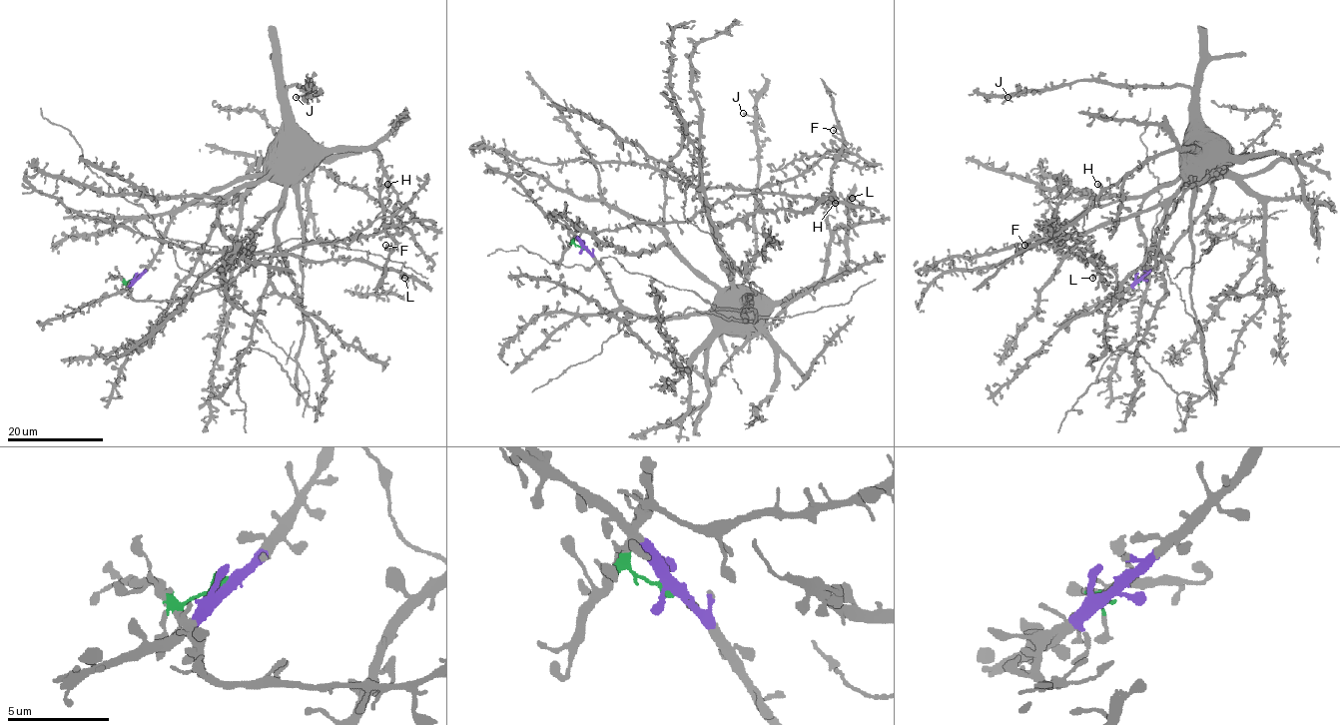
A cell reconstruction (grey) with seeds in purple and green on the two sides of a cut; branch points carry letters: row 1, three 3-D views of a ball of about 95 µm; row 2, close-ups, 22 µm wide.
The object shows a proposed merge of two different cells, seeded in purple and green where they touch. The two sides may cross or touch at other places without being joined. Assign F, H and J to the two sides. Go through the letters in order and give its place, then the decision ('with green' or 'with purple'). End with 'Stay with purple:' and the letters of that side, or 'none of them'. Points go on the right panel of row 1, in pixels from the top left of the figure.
F: place (1024, 245); with purple
H: place (1097, 184); with purple
J: place (1007, 97); with purple
Stay with purple: F, H, J

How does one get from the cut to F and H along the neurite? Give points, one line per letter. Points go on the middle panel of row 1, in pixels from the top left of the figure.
F: (584, 247), (639, 314), (705, 316), (806, 293), (830, 240), (834, 129)
H: (584, 247), (614, 296), (639, 314), (771, 306), (806, 293), (824, 274), (828, 211), (835, 203)

